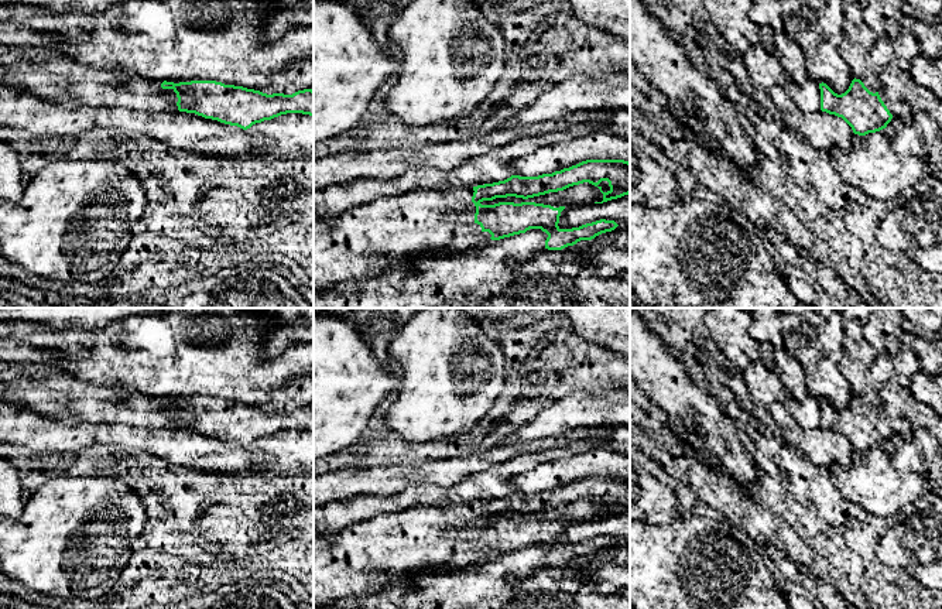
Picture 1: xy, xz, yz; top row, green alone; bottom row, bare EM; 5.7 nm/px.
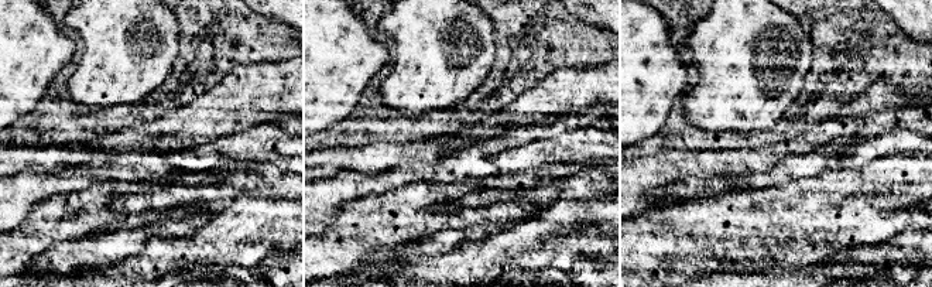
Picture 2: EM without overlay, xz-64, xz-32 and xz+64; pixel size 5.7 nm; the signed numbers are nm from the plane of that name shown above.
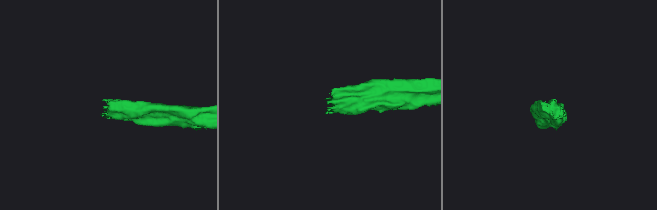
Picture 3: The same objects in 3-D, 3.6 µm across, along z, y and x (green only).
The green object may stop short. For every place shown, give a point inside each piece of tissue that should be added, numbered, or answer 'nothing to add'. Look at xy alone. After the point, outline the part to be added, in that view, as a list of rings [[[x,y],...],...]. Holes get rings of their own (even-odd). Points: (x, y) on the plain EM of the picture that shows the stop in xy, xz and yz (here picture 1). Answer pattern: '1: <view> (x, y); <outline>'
nothing to add

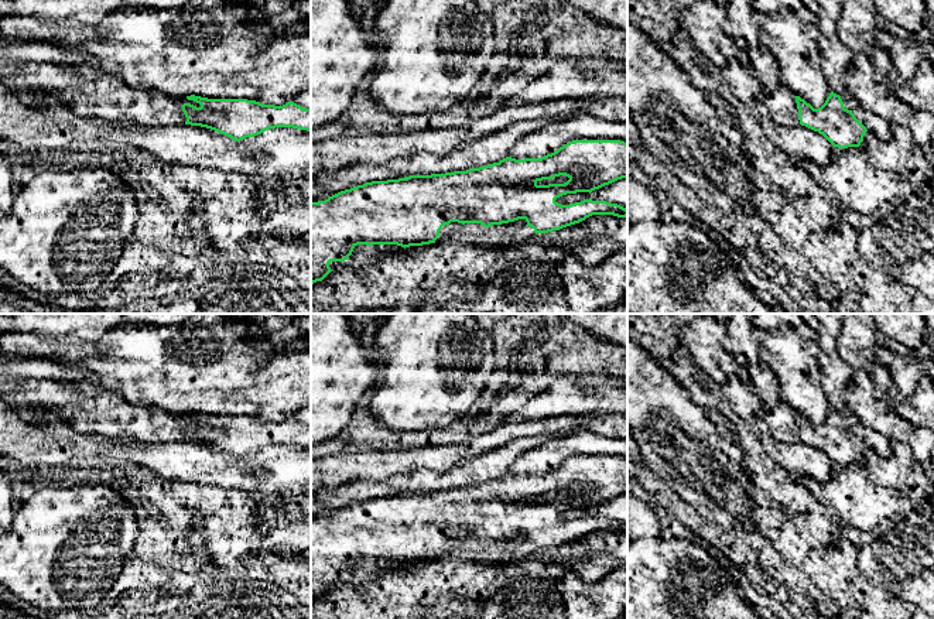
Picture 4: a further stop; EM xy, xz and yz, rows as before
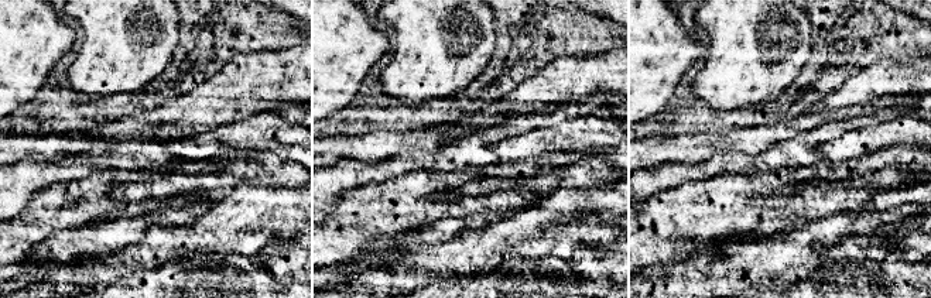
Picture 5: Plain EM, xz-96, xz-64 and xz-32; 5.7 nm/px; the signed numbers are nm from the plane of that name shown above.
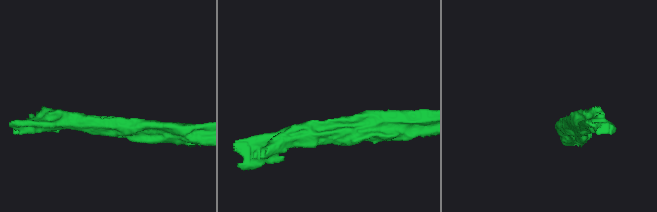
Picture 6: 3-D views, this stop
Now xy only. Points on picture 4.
nothing to add

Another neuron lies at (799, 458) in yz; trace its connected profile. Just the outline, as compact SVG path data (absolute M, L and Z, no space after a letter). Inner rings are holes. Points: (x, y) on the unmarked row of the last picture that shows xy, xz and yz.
M752 417L749 424L764 451L787 472L803 479L812 478L821 483L829 479L834 462L822 451L801 441L790 444L774 440L762 418Z

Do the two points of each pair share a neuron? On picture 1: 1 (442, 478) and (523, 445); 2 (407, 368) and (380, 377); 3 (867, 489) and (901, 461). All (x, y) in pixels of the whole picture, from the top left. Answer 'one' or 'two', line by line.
1: one
2: two
3: two

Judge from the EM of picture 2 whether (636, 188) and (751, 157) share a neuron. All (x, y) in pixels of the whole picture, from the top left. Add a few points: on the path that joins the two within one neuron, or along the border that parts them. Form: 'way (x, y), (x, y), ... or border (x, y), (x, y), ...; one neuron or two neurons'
way (664, 168), (679, 164), (723, 163); one neuron

